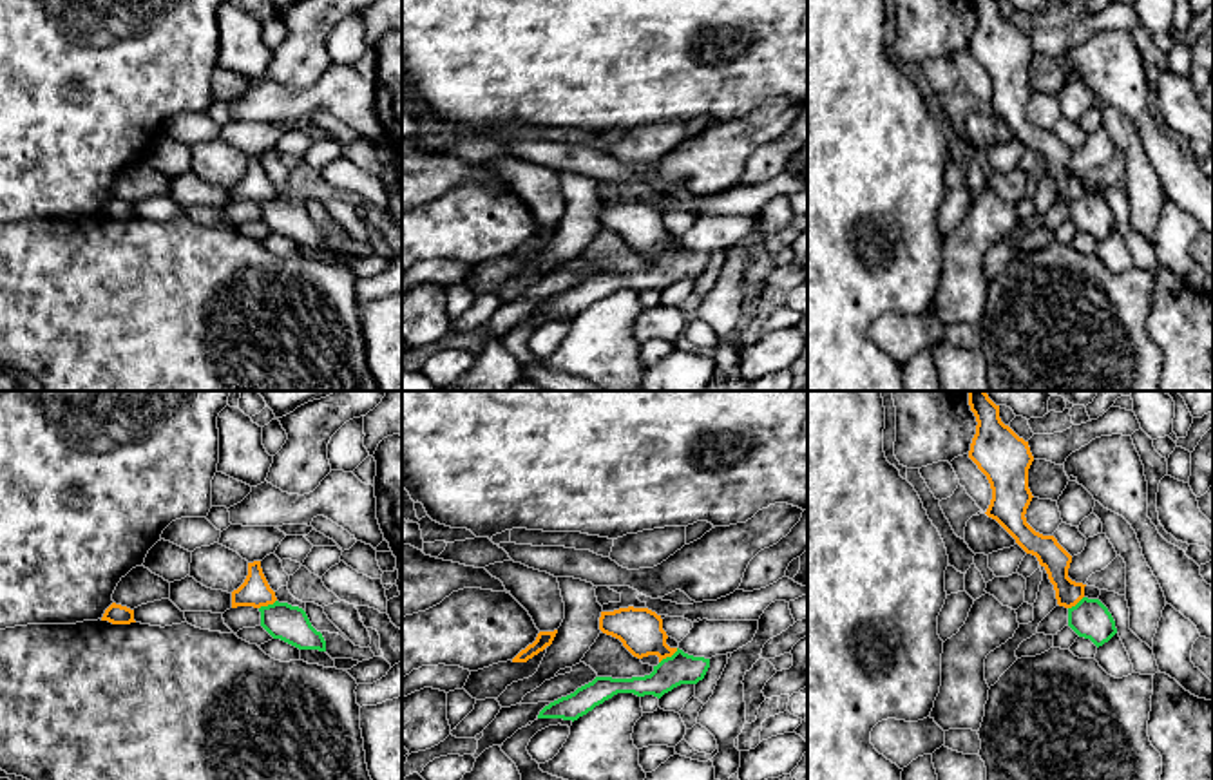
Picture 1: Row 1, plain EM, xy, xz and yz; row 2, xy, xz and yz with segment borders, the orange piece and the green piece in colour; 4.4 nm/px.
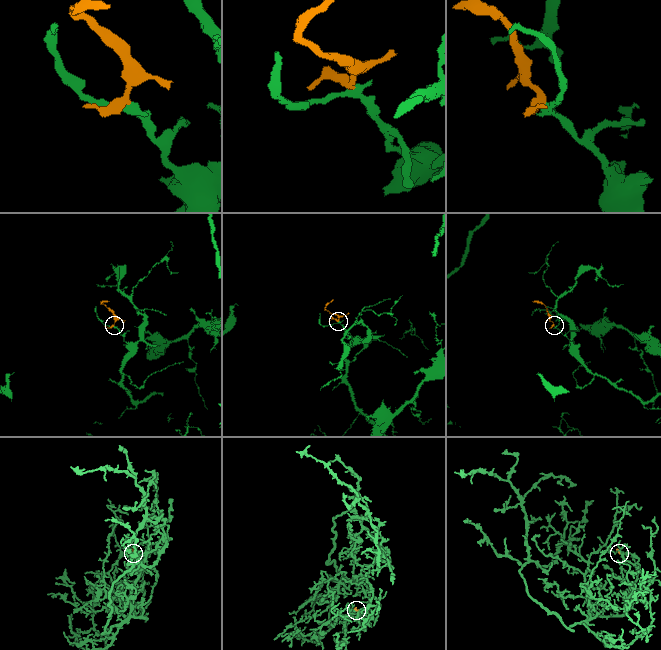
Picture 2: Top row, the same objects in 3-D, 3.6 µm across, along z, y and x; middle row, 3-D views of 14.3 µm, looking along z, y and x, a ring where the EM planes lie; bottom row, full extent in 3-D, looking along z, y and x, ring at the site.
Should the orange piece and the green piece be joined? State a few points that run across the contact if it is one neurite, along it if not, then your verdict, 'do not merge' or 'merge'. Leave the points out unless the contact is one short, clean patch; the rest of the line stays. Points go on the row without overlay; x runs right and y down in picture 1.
line xz (678, 243), (659, 257); do not merge

